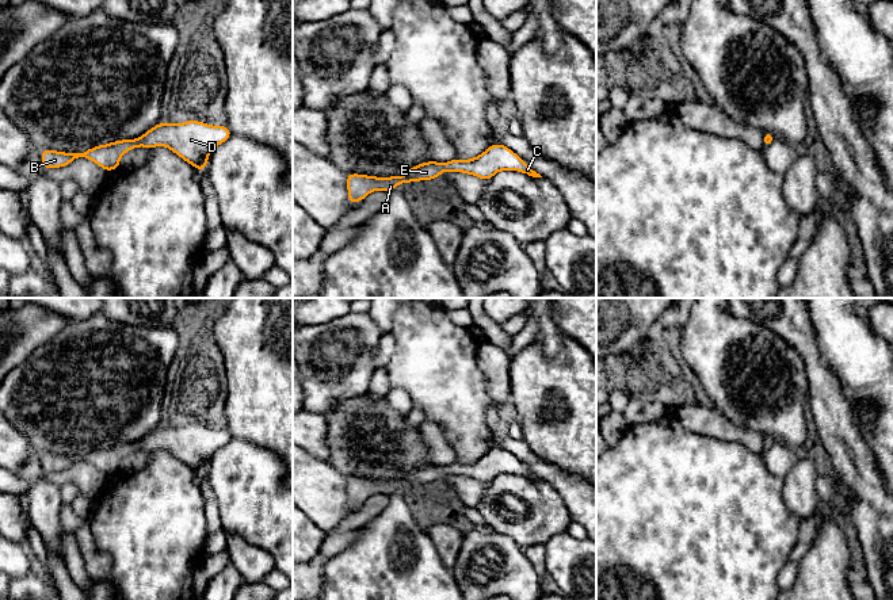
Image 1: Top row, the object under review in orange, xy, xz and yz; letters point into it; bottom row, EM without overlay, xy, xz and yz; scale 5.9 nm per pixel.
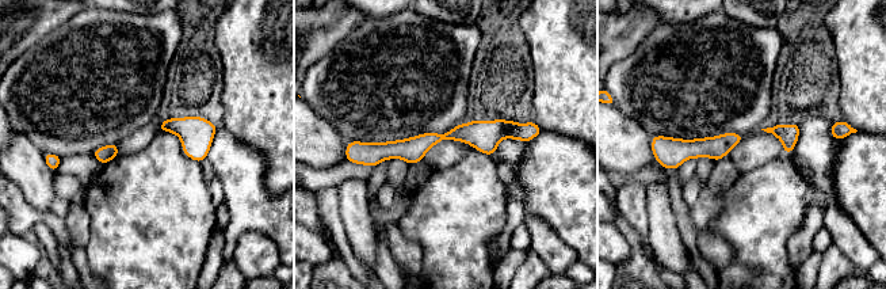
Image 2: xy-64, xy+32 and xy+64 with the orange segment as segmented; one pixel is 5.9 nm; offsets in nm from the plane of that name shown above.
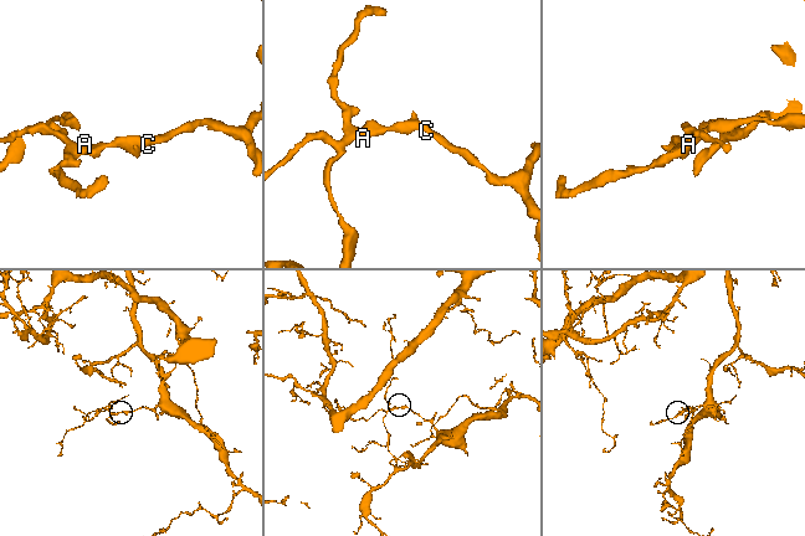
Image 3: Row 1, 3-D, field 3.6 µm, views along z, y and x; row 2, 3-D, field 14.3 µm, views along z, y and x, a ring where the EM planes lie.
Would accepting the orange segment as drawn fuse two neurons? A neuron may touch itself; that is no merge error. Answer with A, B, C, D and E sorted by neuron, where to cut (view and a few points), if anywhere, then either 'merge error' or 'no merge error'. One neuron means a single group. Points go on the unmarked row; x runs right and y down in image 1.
A B C D E | no cut | no merge error

